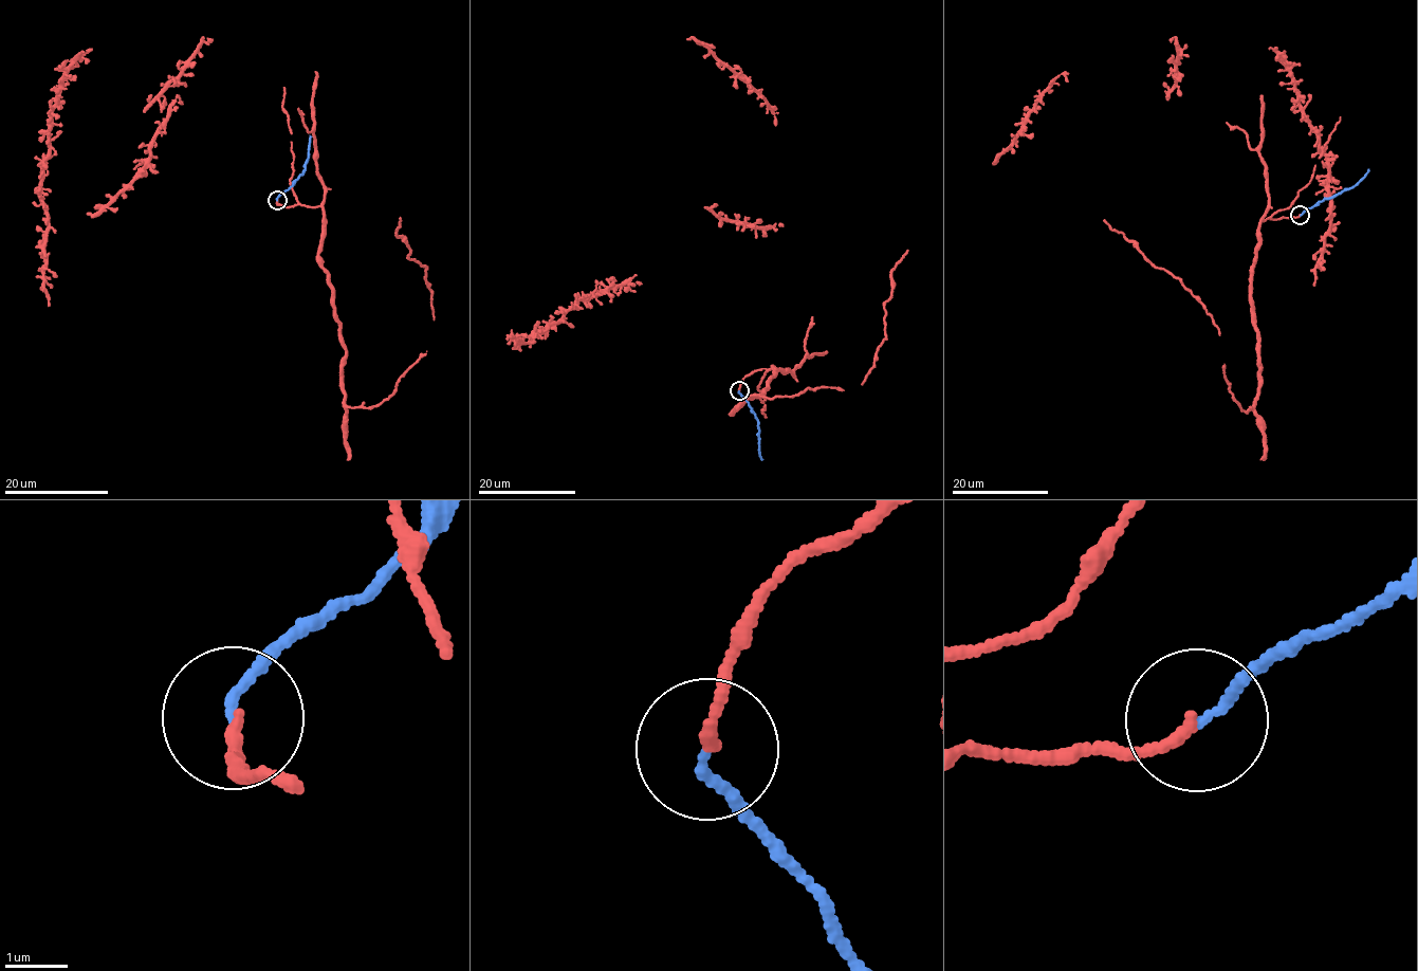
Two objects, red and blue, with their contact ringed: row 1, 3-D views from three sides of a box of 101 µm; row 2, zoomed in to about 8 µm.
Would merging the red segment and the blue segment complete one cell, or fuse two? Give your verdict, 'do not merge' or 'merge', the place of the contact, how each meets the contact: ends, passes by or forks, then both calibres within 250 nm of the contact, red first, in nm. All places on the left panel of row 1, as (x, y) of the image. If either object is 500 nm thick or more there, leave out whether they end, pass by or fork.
merge; place (277, 200); red ends; blue ends; calibres 150 and 130 nm

